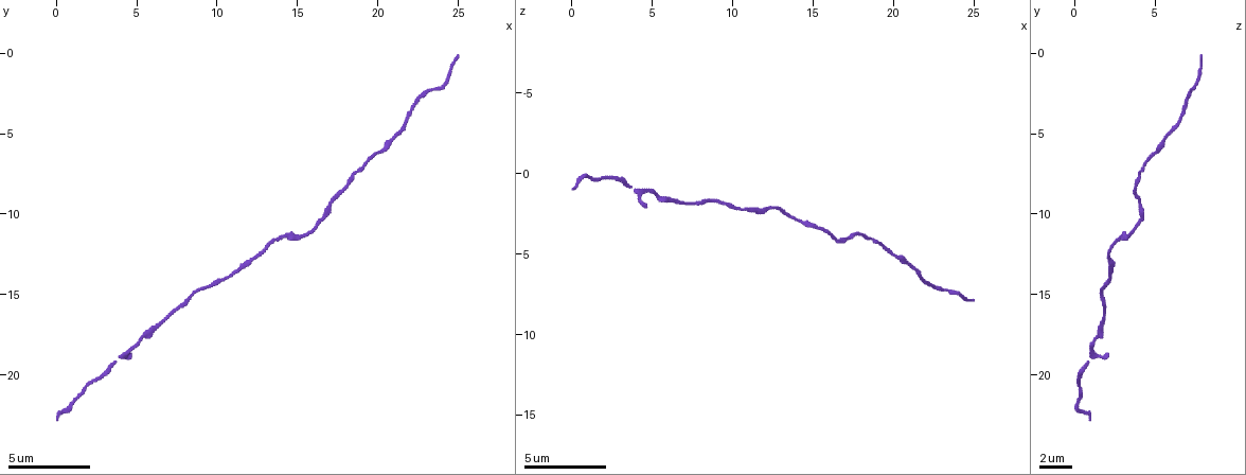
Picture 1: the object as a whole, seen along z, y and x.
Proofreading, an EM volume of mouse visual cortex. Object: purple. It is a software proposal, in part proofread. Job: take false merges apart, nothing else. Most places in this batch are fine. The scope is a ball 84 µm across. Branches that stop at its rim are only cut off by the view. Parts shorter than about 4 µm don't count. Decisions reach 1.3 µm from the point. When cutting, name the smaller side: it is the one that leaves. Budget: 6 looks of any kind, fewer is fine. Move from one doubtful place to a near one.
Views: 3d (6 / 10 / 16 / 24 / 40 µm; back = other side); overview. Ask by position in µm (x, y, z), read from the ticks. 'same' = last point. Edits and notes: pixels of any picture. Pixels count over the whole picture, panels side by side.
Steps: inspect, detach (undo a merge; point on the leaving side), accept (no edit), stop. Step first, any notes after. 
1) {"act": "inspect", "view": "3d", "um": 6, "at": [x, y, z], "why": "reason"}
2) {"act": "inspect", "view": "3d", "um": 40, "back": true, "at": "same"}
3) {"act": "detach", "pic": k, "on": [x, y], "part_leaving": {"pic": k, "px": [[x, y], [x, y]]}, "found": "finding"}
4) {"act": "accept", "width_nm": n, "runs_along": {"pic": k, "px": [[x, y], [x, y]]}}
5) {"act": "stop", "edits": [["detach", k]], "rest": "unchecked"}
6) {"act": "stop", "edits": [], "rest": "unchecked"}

{"act": "inspect", "view": "3d", "um": 16, "at": [13.6, 11.7, 2.6]}

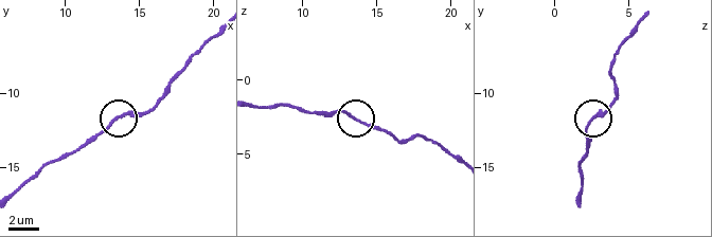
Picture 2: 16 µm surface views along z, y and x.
{"act": "accept", "width_nm": 140, "found": "continuous, no second neuron"}

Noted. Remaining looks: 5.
{"act": "inspect", "view": "3d", "um": 10, "at": [6.5, 16.9, 1.7], "why": "calibre changes"}

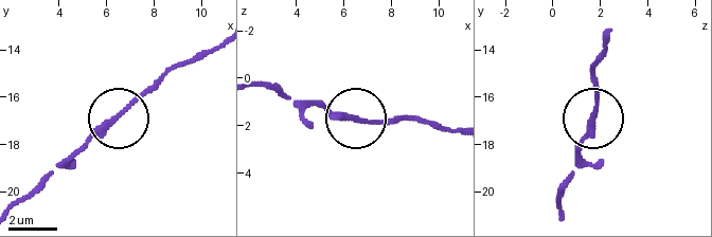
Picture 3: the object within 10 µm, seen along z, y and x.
{"act": "accept", "runs_along": {"pic": 3, "px": [[457, 129], [414, 117], [366, 123], [323, 105], [306, 105]]}, "found": "continuous, no second neuron"}

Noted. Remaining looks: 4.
{"act": "inspect", "view": "3d", "um": 16, "at": [19.8, 6.5, 4.7], "why": "calibre changes"}

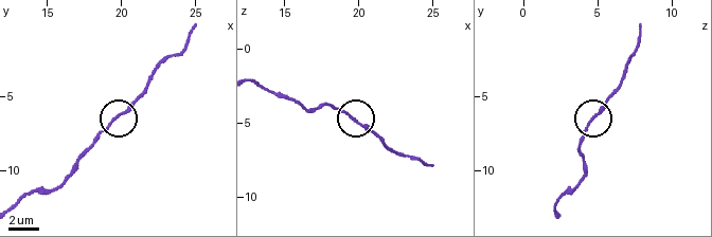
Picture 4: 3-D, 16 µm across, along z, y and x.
{"act": "accept", "runs_along": {"pic": 4, "px": [[264, 88], [286, 94], [302, 107], [335, 106], [384, 144]]}, "found": "all the same neuron"}

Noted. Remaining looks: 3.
{"act": "stop", "edits": [], "rest": "unchecked"}

